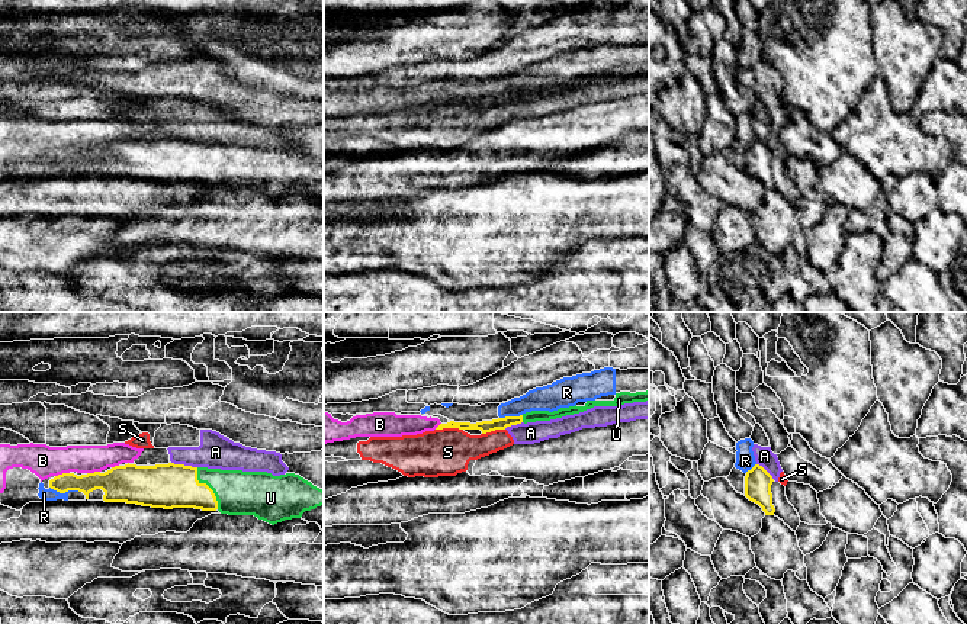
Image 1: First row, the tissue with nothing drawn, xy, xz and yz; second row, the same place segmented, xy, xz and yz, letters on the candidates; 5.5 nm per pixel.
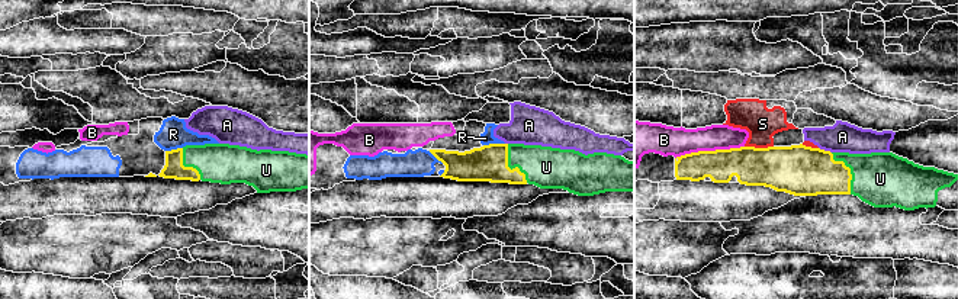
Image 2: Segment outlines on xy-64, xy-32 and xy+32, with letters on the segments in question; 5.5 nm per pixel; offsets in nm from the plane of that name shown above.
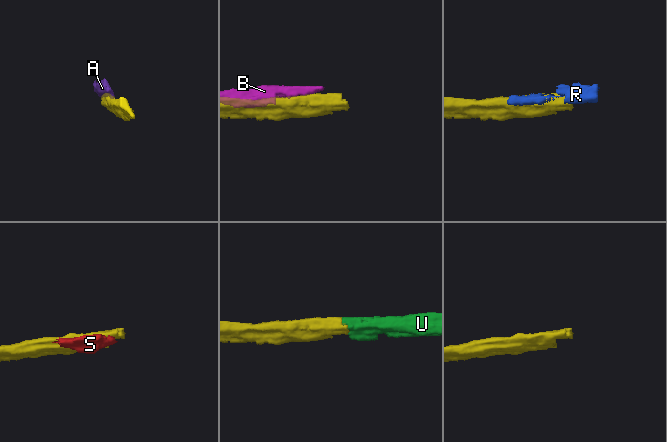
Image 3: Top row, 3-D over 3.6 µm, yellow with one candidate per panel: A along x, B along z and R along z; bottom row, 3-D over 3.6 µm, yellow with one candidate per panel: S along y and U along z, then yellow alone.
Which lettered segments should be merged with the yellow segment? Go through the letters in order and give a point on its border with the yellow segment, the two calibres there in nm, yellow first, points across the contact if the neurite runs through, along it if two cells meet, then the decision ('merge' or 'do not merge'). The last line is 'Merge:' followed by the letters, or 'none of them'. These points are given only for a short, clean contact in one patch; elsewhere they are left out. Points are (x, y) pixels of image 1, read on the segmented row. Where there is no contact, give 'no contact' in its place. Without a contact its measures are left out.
A: meets yellow in xy at (183, 465); 240 nm thick on the yellow side, 190 nm on the other; border along xy (172, 462), (196, 468); do not merge
B: meets yellow in xy at (63, 473); 110 nm thick on the yellow side, 170 nm on the other; do not merge
R: meets yellow in xy at (64, 492); 110 nm thick on the yellow side, 70 nm on the other; do not merge
S: meets yellow in xz at (449, 427); 70 nm thick on the yellow side, 260 nm on the other; do not merge
U: meets yellow in xy at (208, 486); 240 nm thick on the yellow side, 240 nm on the other; runs through xy (167, 486), (208, 486), (238, 492); merge
Merge: U

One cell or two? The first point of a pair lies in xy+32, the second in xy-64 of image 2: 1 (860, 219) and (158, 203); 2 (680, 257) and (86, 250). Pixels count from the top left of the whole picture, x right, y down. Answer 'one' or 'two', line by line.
1: two
2: one

